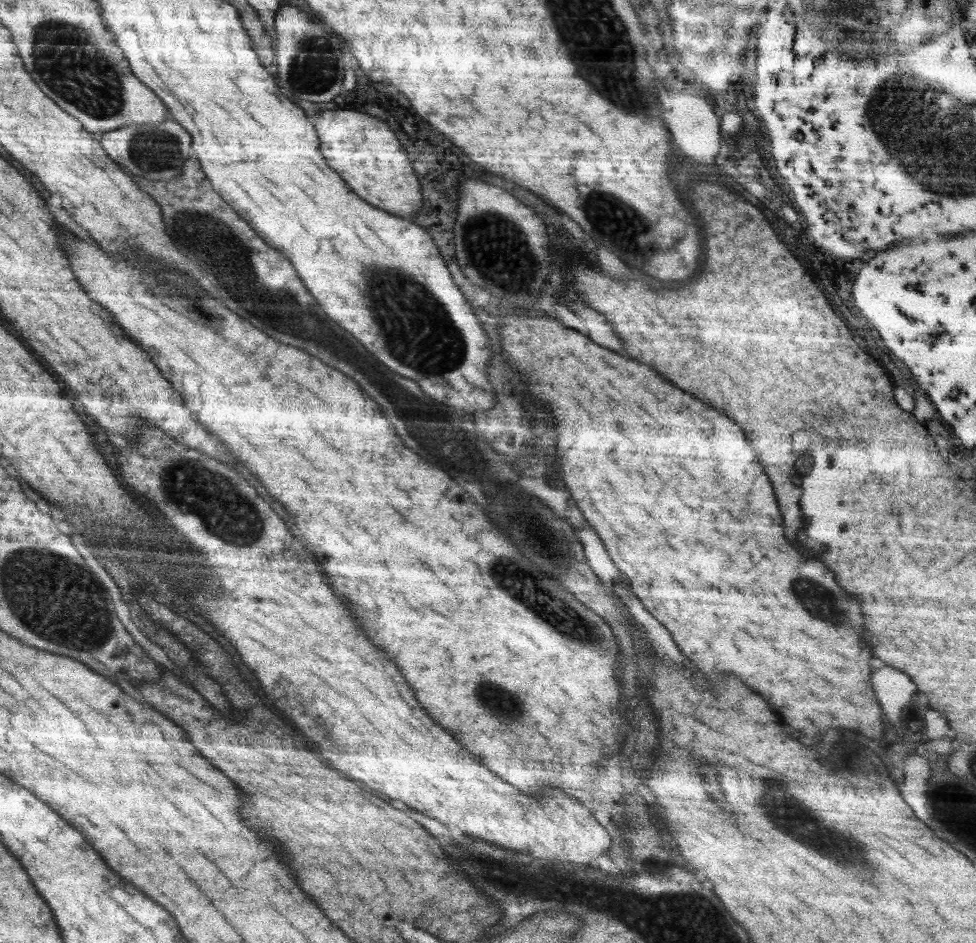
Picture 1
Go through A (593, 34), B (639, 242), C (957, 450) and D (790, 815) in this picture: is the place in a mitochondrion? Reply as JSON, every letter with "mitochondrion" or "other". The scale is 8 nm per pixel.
{"A":"mitochondrion","B":"mitochondrion","C":"other","D":"mitochondrion"}

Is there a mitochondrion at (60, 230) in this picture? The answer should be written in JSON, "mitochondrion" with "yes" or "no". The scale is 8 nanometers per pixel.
{"mitochondrion":"no"}

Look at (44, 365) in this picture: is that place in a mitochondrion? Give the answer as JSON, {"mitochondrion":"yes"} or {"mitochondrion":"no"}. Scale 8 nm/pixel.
{"mitochondrion":"no"}

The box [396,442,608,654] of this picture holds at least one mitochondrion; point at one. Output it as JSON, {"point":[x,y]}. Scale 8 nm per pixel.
{"point":[545,544]}

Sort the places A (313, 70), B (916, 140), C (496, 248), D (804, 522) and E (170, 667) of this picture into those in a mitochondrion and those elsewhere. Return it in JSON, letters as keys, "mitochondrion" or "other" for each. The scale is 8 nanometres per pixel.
{"A":"mitochondrion","B":"mitochondrion","C":"mitochondrion","D":"other","E":"other"}

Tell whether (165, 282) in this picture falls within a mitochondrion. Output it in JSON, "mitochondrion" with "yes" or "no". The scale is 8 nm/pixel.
{"mitochondrion":"yes"}

